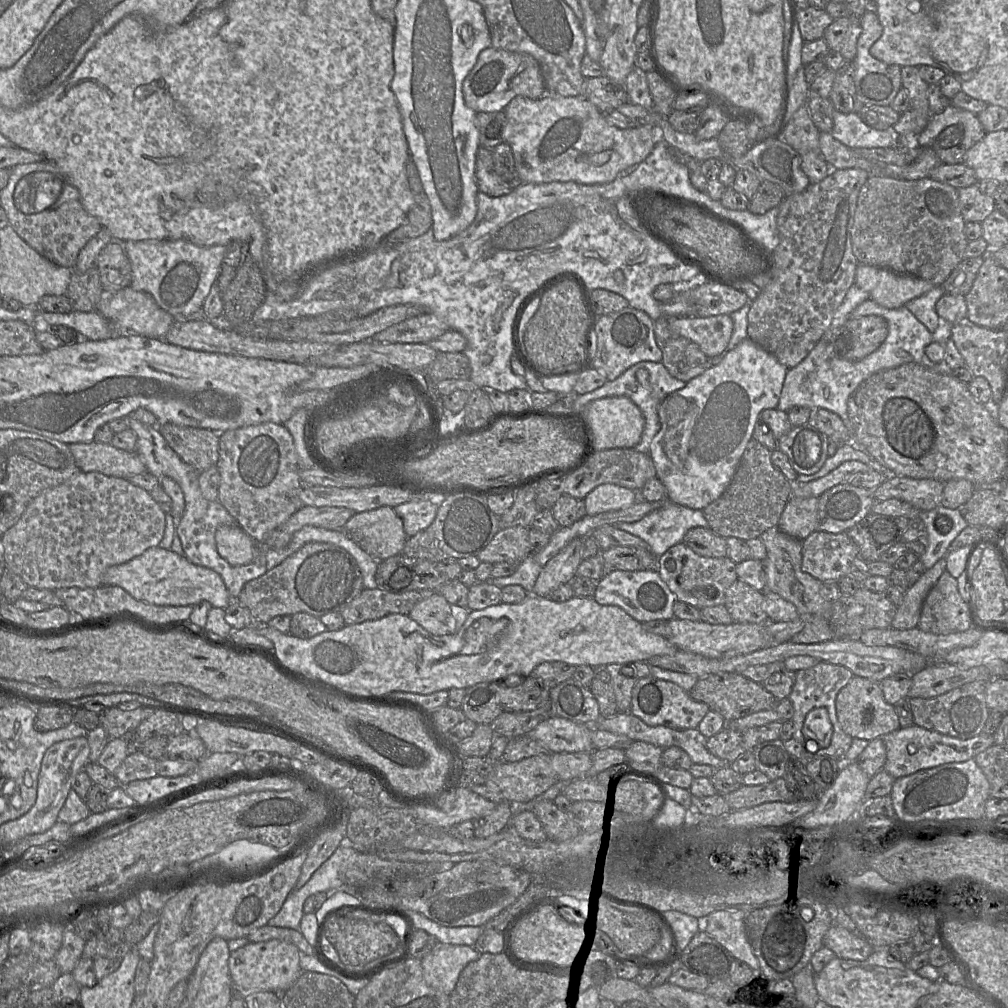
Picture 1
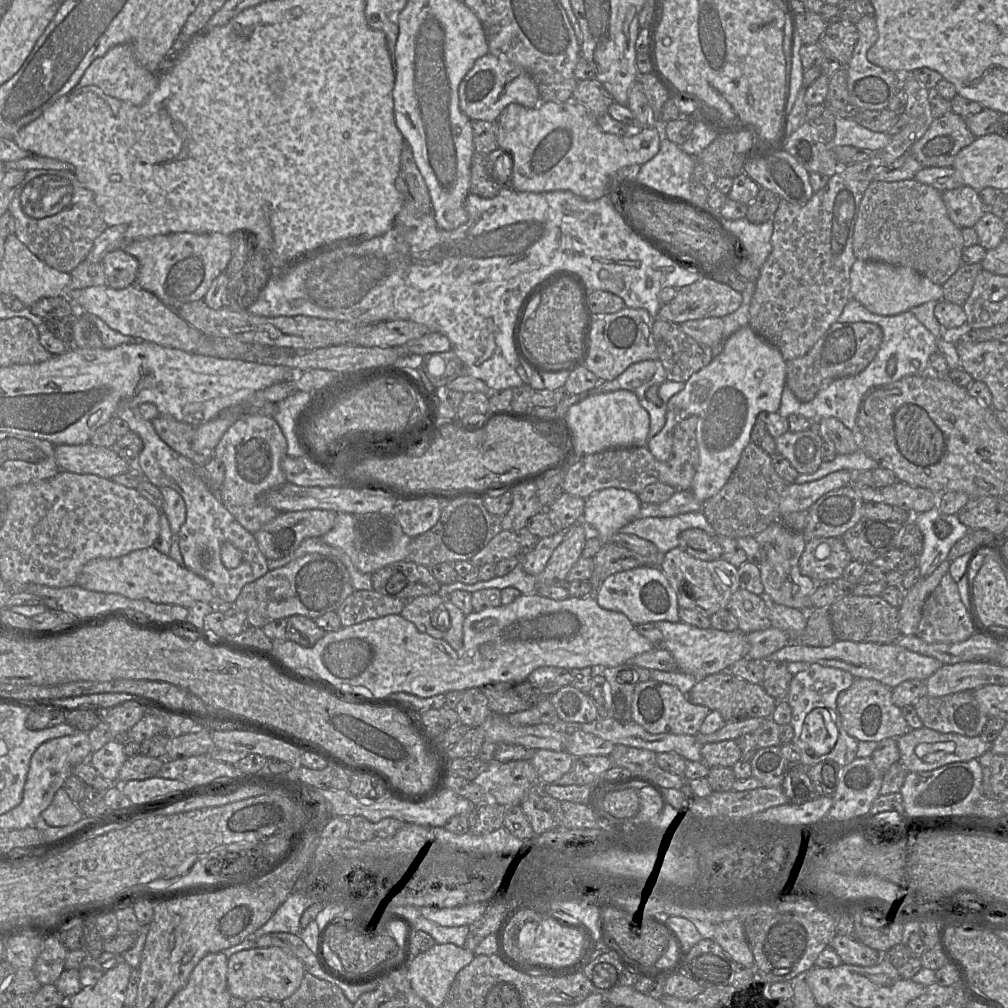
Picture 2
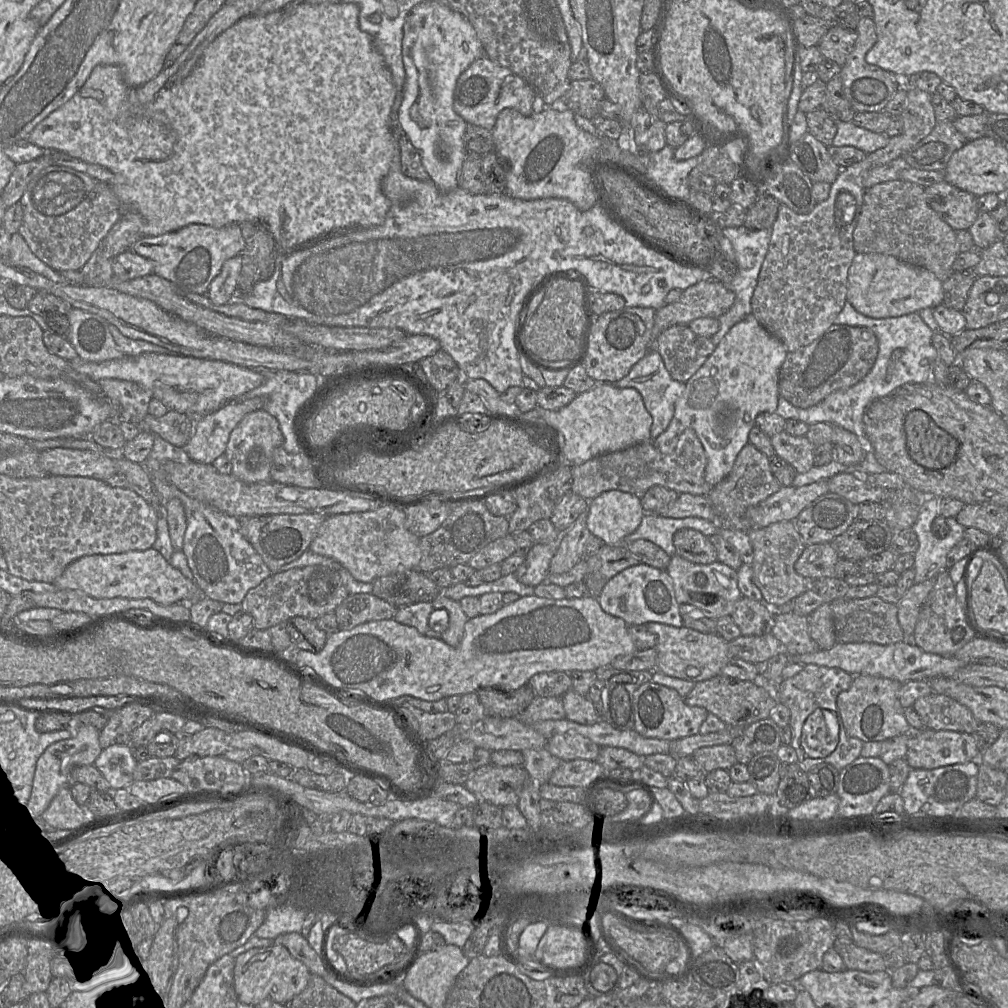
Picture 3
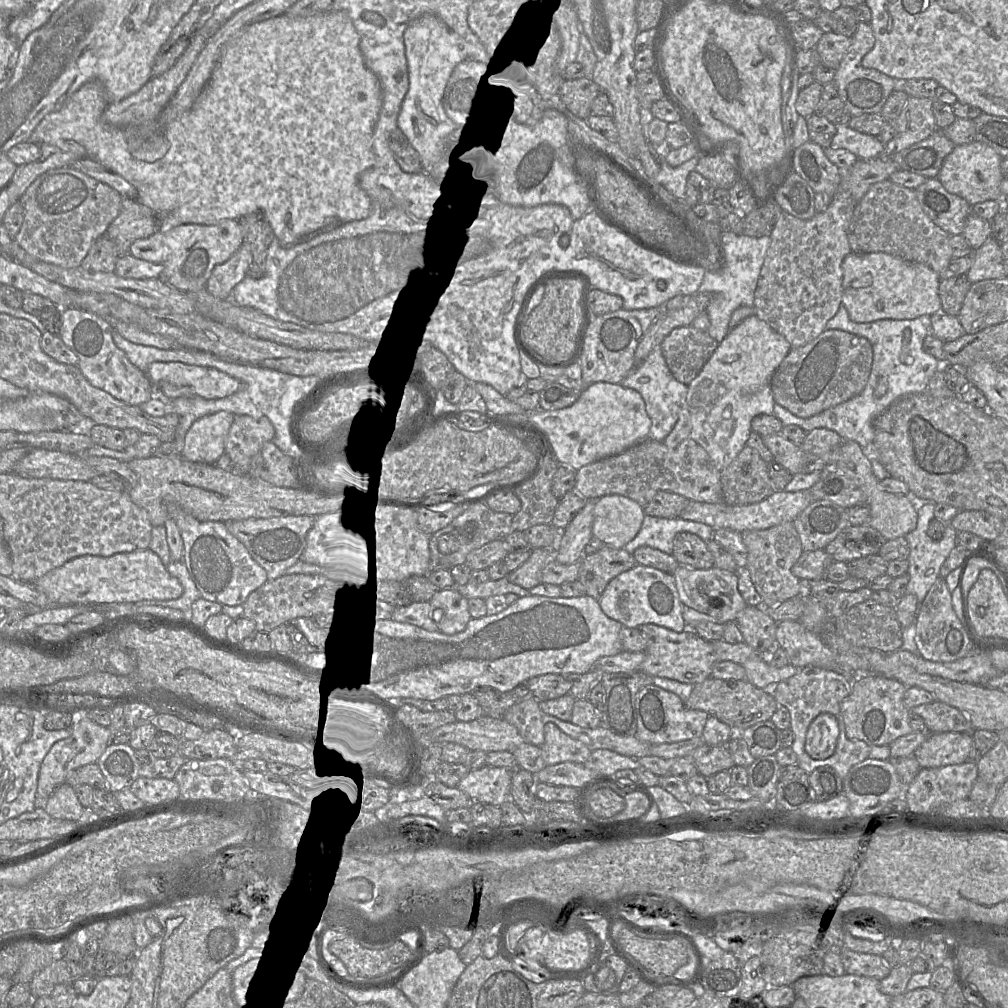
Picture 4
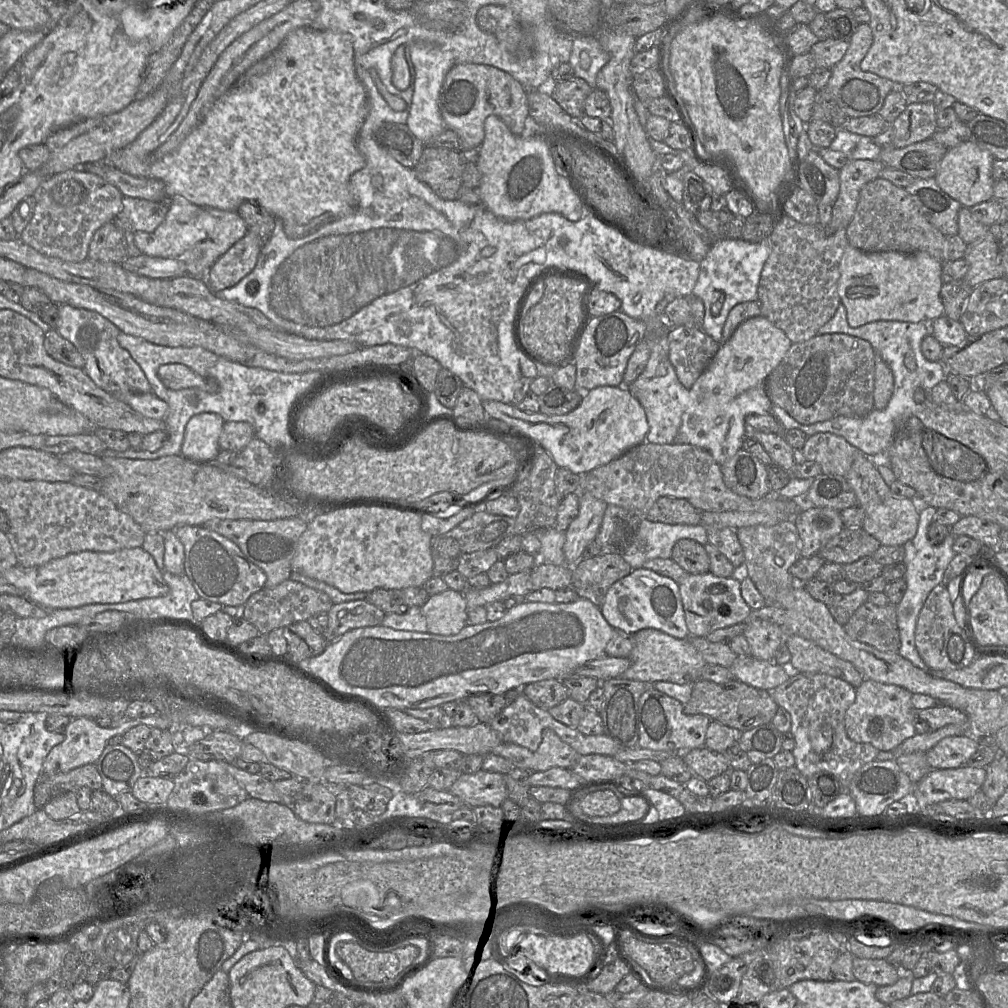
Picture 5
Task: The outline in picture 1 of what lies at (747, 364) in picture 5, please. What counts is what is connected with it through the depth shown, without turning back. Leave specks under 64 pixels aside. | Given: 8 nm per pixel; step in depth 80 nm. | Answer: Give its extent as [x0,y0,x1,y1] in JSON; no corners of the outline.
[650,338,788,510]

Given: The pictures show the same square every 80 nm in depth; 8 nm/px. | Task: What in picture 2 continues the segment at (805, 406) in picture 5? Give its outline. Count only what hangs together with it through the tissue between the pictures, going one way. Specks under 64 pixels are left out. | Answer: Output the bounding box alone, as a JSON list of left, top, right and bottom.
[785,322,883,402]

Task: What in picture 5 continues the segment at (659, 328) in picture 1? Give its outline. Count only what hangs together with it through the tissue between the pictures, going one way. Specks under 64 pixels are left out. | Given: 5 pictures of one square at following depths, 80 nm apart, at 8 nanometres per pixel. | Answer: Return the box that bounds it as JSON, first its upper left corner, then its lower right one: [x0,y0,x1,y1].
[668,327,721,390]

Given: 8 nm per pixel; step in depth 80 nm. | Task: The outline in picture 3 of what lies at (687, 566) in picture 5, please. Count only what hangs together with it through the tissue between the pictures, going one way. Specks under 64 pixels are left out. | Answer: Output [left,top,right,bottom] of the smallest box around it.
[674,529,718,564]

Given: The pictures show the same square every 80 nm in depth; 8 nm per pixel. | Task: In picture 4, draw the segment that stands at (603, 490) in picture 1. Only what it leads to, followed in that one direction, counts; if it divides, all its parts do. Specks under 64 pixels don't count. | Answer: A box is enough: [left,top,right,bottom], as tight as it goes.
[592,496,644,548]

